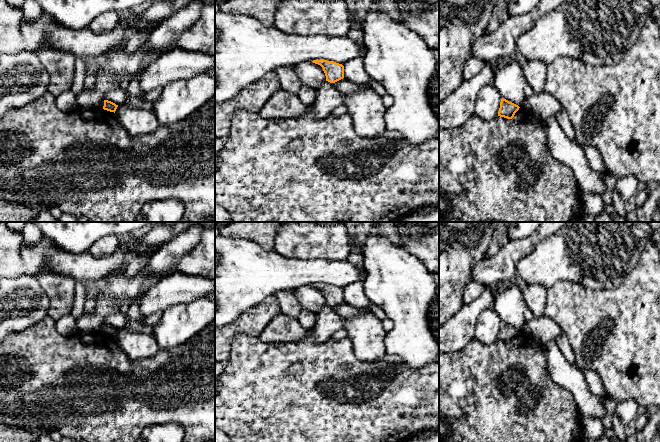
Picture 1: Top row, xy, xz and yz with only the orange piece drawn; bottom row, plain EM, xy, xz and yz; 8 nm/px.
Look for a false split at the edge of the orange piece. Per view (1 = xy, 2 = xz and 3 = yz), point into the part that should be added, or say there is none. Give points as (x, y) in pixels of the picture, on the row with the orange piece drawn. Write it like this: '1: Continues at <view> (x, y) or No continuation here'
1: No continuation here
2: No continuation here
3: No continuation here

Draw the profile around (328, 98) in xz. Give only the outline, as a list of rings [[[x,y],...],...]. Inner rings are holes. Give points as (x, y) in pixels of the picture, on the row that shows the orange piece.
[[[326,81],[316,90],[314,104],[309,107],[315,119],[323,119],[331,115],[332,111],[345,101],[343,93],[334,88],[333,84]]]

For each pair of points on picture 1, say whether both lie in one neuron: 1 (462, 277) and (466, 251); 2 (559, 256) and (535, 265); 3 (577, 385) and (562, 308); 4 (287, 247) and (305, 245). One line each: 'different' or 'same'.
1: same
2: same
3: different
4: same

